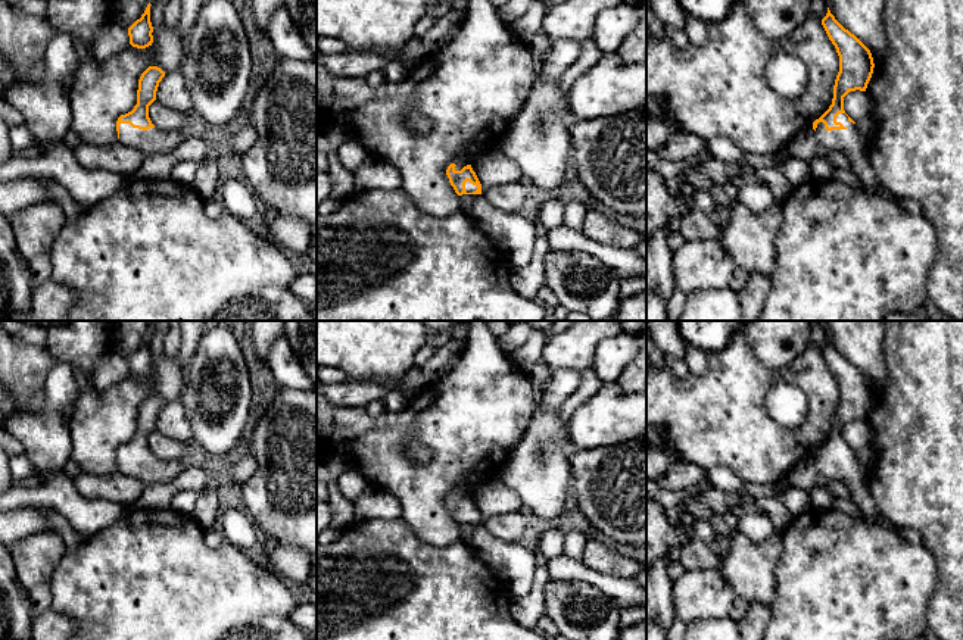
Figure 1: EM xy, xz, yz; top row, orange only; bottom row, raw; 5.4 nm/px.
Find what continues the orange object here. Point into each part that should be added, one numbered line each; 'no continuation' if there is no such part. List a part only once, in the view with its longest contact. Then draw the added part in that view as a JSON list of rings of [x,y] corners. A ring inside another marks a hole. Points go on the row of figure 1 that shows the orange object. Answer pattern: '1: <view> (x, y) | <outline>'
1: yz (850, 140) | [[[839,113],[836,122],[841,122],[845,128],[828,131],[823,122],[817,124],[814,134],[820,146],[825,146],[829,150],[845,152],[850,159],[850,169],[857,178],[867,187],[879,185],[881,182],[875,175],[873,163],[870,160],[867,140],[861,137],[856,124],[850,122],[845,113]]]

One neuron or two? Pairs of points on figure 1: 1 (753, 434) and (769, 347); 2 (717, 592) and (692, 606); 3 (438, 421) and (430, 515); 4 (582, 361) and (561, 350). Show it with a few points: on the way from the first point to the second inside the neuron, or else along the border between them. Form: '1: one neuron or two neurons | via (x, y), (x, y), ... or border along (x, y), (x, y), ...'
1: two neurons | border along (747, 337), (750, 350), (772, 370), (798, 356)
2: one neuron | via (711, 595), (704, 595), (698, 601)
3: one neuron | via (441, 445), (441, 475), (430, 486), (430, 492)
4: one neuron | via (577, 356), (572, 350), (566, 350)

